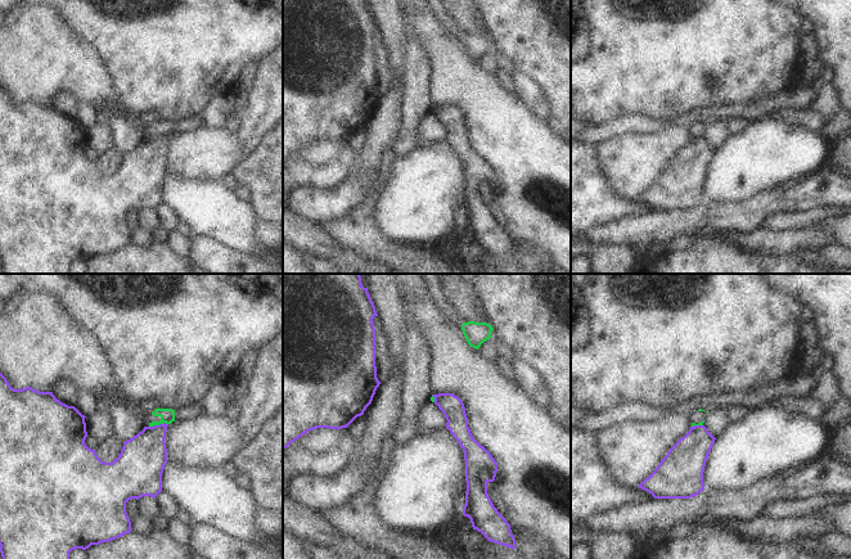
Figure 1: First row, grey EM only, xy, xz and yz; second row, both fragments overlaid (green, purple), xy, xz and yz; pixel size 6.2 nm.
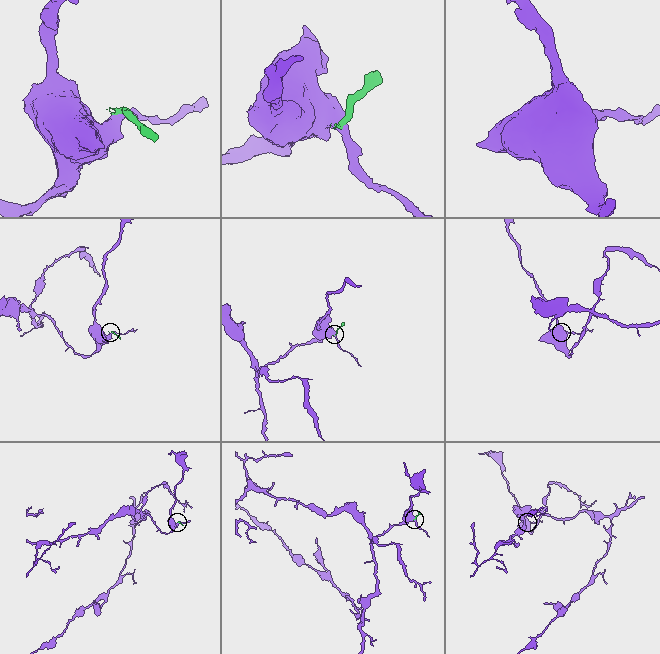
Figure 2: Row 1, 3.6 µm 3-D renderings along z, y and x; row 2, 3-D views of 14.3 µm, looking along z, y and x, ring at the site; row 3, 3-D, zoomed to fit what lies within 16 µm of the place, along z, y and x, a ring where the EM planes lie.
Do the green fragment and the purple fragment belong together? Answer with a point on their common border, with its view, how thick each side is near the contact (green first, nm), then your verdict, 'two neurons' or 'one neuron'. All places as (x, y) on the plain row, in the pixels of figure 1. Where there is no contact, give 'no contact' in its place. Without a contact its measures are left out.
contact xy (158, 136); calibres 100 and 280 nm; two neurons

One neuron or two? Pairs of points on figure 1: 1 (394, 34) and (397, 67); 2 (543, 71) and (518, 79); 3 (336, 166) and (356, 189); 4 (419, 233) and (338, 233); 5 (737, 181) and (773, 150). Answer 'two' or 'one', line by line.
1: one
2: two
3: two
4: two
5: one

